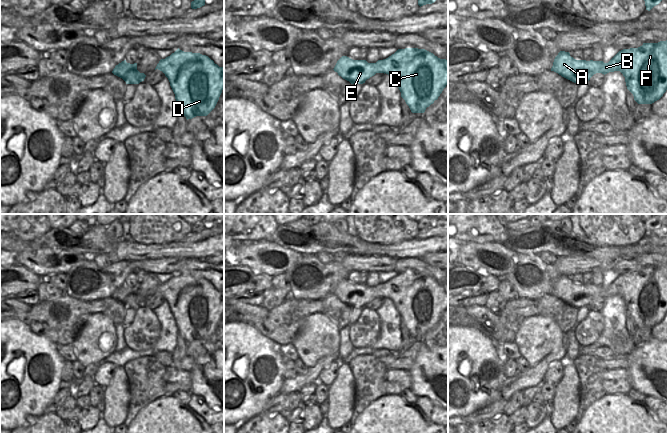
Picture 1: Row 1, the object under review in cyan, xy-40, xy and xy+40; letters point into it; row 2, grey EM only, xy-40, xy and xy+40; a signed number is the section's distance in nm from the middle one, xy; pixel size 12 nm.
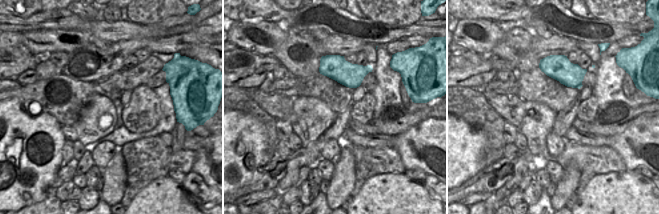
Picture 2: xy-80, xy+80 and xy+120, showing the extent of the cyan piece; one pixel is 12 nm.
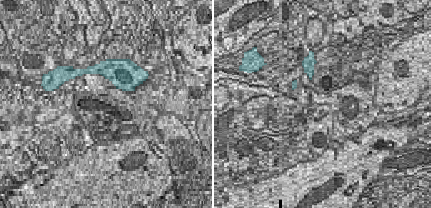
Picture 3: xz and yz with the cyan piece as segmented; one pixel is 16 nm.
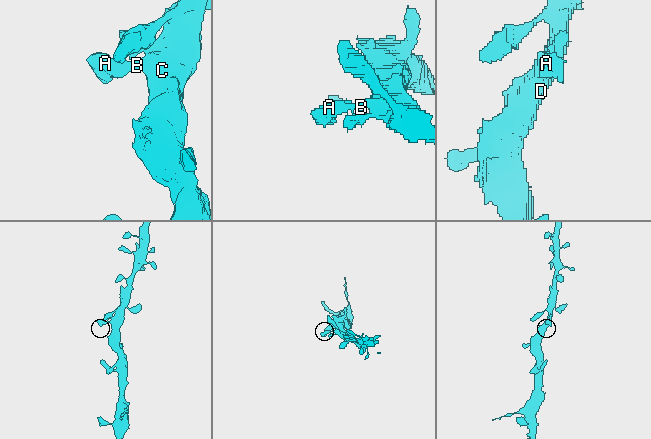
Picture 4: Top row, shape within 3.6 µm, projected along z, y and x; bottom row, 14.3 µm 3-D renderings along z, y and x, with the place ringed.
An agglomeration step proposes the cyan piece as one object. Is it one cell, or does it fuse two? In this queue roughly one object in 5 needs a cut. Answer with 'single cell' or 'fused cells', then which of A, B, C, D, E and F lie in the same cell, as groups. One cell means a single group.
single cell; A B C D E F

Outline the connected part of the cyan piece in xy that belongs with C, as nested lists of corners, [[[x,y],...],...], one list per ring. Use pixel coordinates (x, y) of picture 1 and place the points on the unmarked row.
[[[418,272],[398,273],[376,287],[342,280],[333,294],[351,308],[363,308],[376,297],[392,300],[412,337],[424,337],[448,308],[448,284]]]

